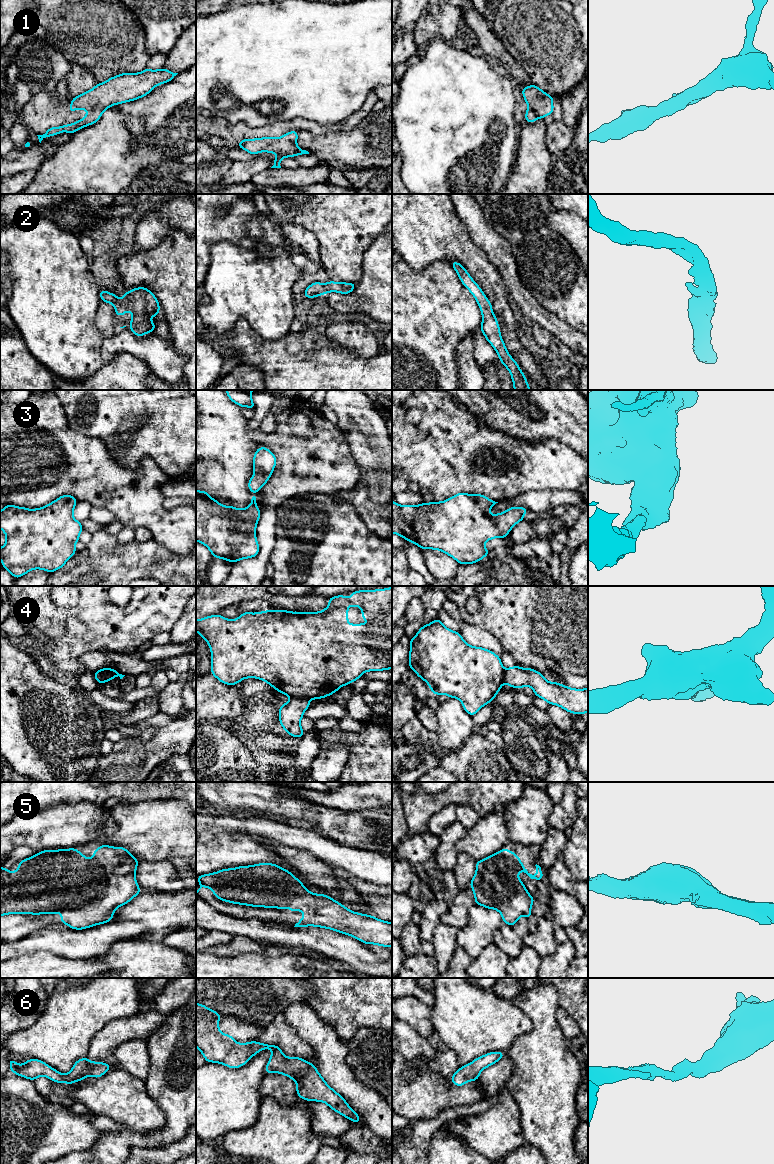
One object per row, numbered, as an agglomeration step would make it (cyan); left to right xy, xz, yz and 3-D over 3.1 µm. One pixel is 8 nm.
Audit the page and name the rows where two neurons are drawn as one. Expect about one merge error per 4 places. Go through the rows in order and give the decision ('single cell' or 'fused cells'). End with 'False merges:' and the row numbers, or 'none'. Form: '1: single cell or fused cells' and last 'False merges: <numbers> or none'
1: single cell
2: single cell
3: single cell
4: fused cells
5: single cell
6: single cell
False merges: 4

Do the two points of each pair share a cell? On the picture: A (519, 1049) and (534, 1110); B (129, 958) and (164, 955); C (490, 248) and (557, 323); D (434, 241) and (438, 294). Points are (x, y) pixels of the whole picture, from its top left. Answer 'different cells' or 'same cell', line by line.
A: same cell
B: same cell
C: same cell
D: different cells

